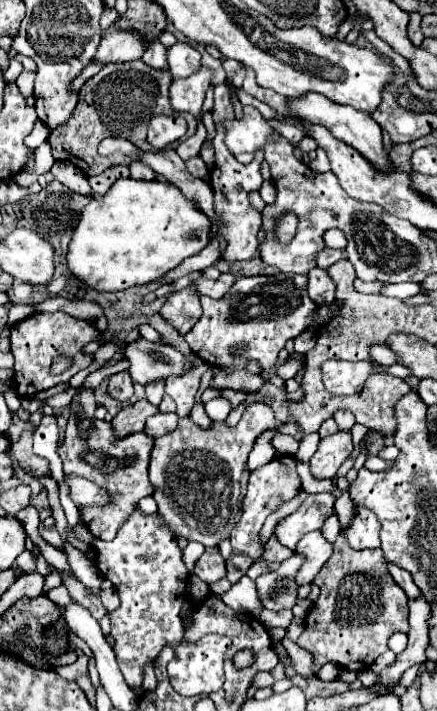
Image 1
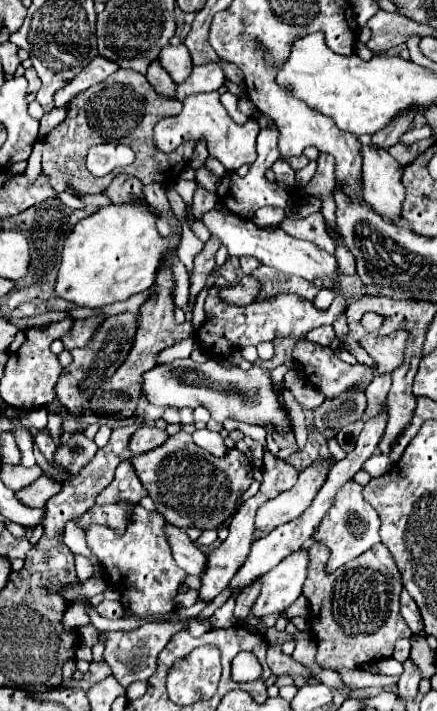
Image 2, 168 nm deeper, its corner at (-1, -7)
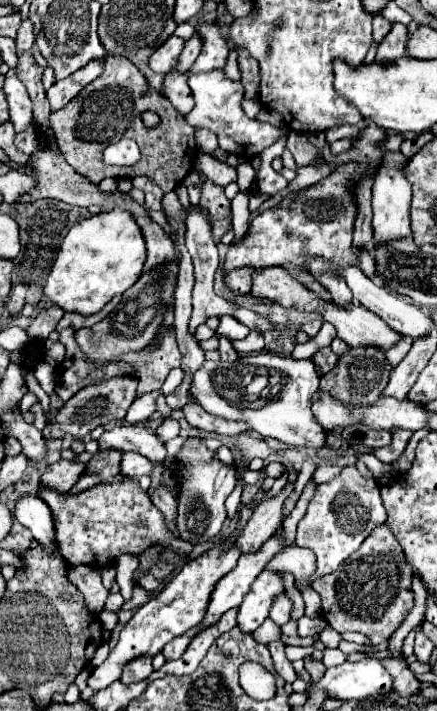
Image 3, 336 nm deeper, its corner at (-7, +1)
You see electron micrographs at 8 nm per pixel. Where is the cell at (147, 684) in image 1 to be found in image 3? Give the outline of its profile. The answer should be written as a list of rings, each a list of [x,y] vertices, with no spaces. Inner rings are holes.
[[[136,658],[130,664],[126,664],[120,682],[124,684],[132,684],[132,682],[140,682],[146,680],[152,674],[152,658]]]

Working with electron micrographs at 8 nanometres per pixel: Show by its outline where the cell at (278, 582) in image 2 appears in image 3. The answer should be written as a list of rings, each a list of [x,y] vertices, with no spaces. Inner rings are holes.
[[[262,572],[250,592],[244,596],[244,602],[238,606],[238,616],[236,616],[236,626],[246,632],[252,634],[268,616],[272,600],[276,594],[280,594],[284,590],[280,574],[276,572]]]

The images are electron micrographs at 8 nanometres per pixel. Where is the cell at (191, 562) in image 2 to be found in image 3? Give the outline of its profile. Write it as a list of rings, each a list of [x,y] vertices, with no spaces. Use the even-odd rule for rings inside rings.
[[[160,484],[156,488],[156,492],[152,494],[152,502],[164,514],[164,518],[170,524],[170,530],[174,532],[174,536],[178,536],[178,532],[174,528],[174,522],[176,522],[176,498],[174,498],[174,494],[164,484]]]

